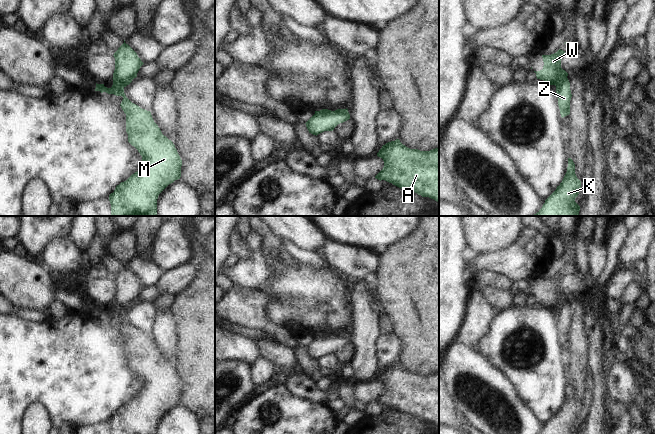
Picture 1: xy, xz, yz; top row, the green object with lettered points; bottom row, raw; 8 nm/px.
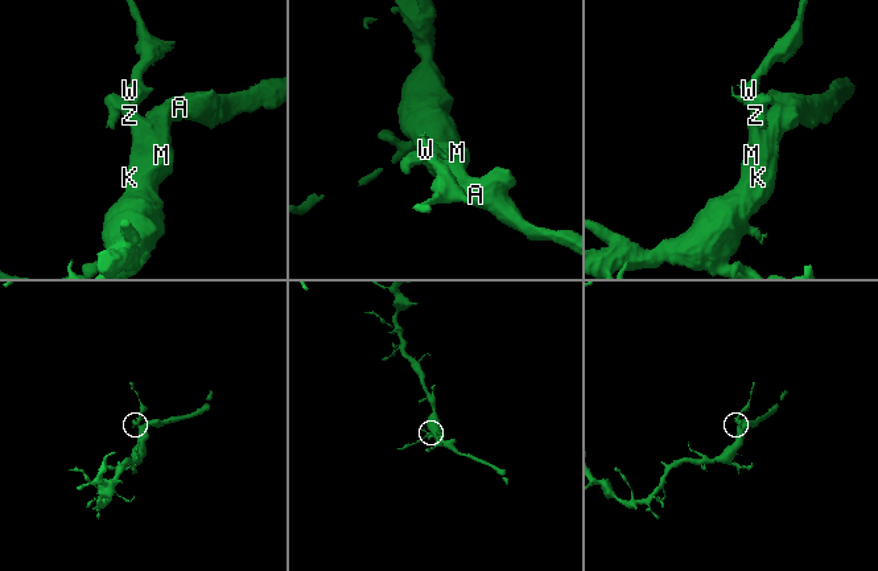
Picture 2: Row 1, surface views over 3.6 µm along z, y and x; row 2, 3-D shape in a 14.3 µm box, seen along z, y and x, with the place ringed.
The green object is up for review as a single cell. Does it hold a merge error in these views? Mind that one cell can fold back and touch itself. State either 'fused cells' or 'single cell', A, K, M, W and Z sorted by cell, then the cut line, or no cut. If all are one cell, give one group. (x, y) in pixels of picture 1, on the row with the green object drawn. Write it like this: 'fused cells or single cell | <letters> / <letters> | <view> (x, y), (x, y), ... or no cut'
fused cells | A K M Z / W | xy (113, 84), (123, 88)

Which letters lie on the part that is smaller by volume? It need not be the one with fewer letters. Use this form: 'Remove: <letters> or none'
Remove: W

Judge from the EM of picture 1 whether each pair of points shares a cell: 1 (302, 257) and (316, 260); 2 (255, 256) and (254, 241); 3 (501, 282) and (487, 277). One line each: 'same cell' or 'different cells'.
1: same cell
2: same cell
3: same cell

